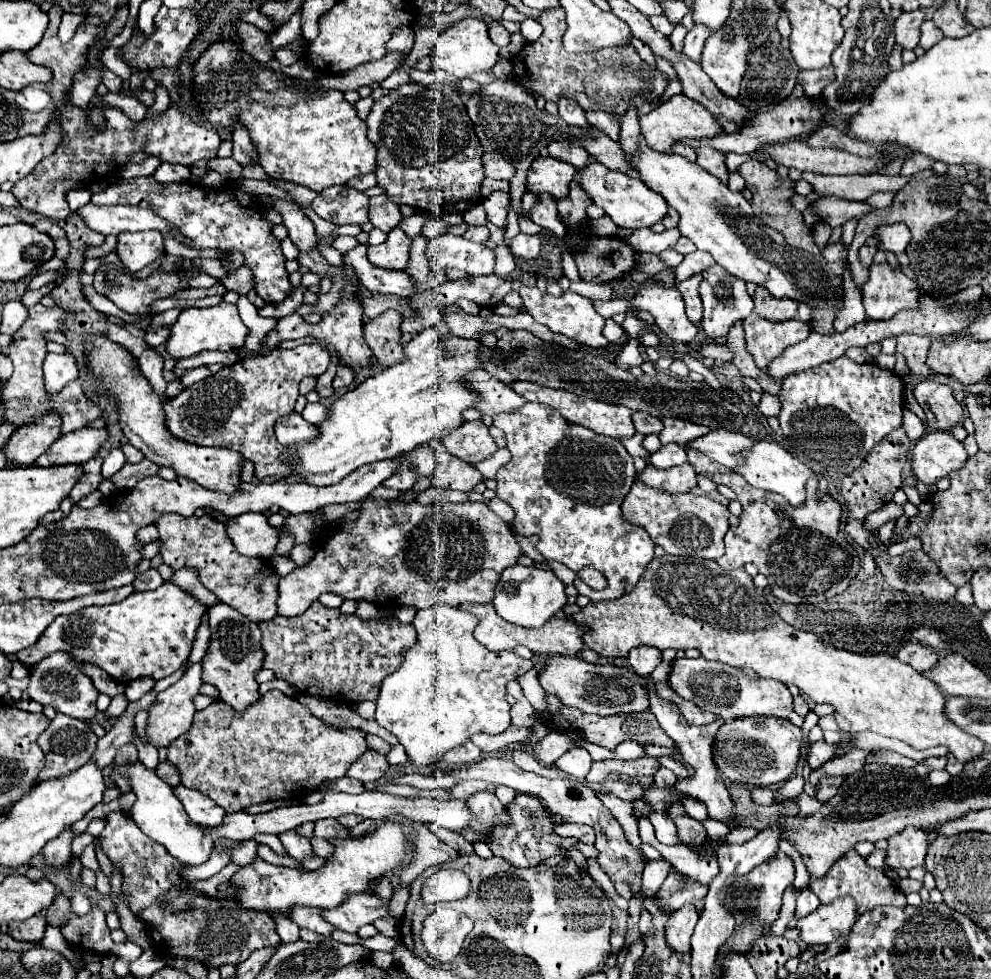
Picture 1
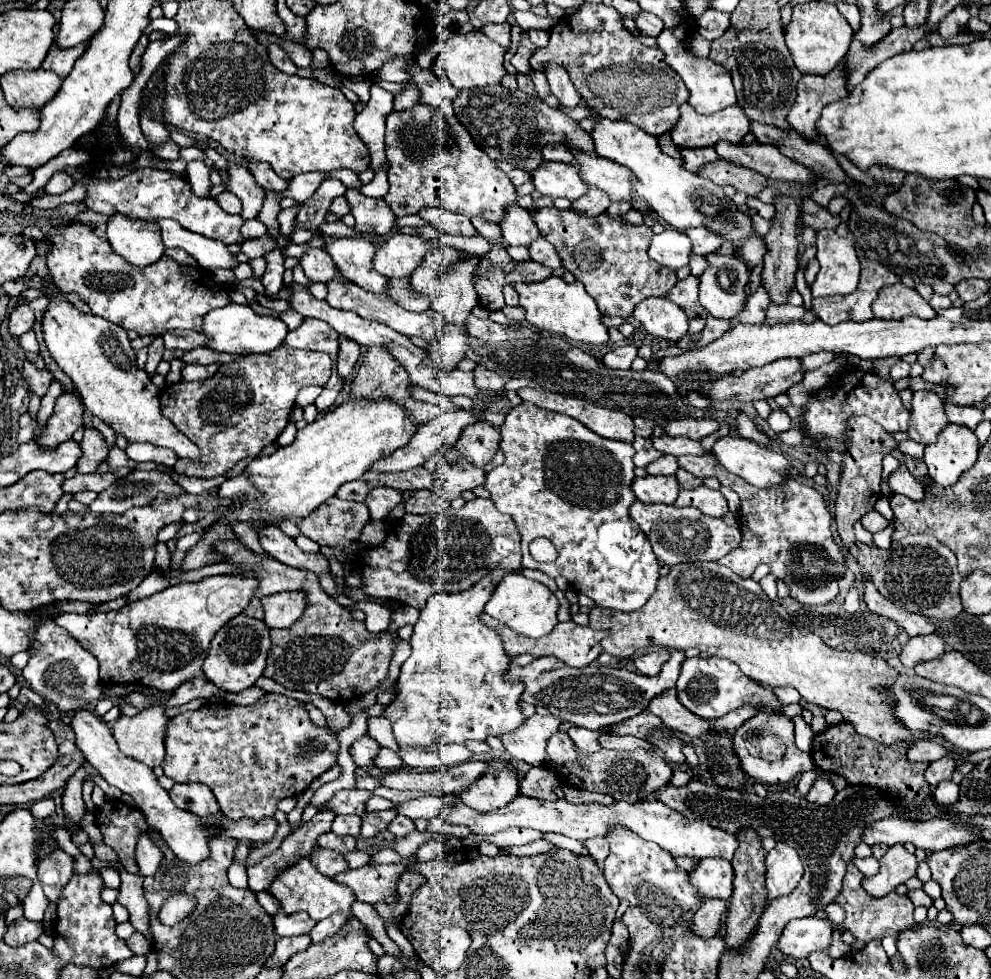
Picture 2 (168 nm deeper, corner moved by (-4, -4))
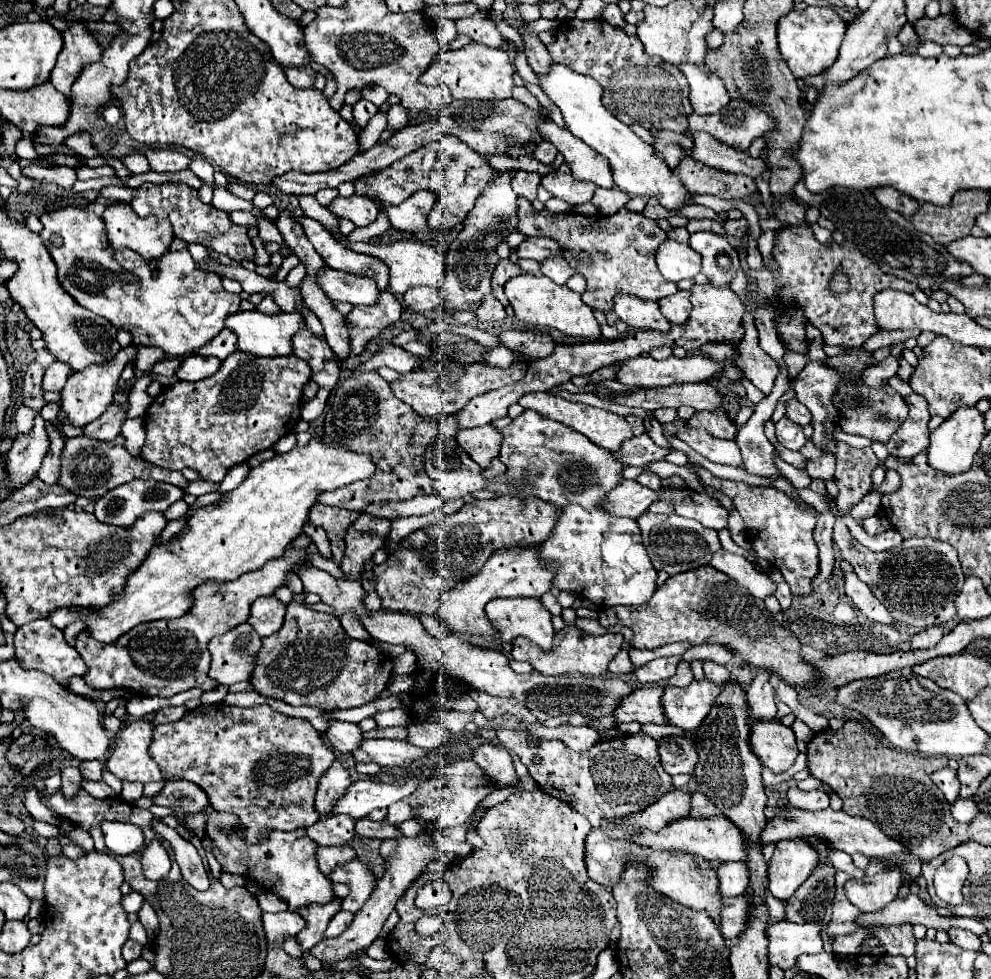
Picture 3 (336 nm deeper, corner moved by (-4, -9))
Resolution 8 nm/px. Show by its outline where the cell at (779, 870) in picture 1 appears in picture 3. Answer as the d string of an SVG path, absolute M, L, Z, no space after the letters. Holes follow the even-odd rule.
M780 840L768 864L768 890L774 898L786 902L798 886L812 874L818 854L804 840Z

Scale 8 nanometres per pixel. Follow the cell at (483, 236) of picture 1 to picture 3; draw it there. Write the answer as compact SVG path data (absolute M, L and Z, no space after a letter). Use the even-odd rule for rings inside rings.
M426 190L412 194L400 206L390 206L384 210L386 210L392 226L398 230L412 232L412 234L424 234L424 232L432 230L428 226L428 214L432 210L432 194Z

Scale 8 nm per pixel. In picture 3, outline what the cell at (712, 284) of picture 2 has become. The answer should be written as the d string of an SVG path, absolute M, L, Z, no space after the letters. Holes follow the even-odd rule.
M696 232L690 236L690 246L702 256L702 274L712 286L724 288L724 284L732 284L740 264L738 252L726 238L712 232Z

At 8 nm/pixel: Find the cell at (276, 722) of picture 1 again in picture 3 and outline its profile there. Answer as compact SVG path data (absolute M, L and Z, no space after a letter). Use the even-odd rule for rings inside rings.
M228 704L198 706L188 710L182 720L160 724L148 748L150 756L162 770L164 780L190 780L198 784L210 798L216 812L232 812L240 818L244 840L266 840L272 830L308 828L318 820L314 810L314 794L322 774L336 760L334 752L324 744L320 732L304 718L292 718L262 704L256 708L234 708Z

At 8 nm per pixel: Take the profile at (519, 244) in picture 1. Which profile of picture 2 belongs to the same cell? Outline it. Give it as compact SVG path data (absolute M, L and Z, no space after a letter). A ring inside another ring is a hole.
M544 237L536 239L536 243L532 243L532 247L530 247L530 257L532 257L532 261L536 261L536 263L540 263L540 265L546 265L546 267L550 267L550 269L558 269L558 267L562 265L556 249L554 249Z

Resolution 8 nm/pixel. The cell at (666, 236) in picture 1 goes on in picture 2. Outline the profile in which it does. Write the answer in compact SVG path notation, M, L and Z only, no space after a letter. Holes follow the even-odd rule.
M666 229L664 233L652 237L648 255L664 267L680 269L688 265L688 257L692 255L692 241L684 231Z

